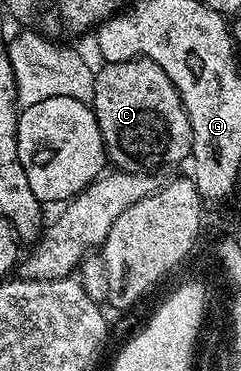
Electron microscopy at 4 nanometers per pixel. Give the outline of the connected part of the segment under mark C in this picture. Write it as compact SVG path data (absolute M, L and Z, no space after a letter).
M141 55L127 56L124 61L107 61L95 72L95 95L92 108L109 164L123 173L161 170L161 165L174 165L190 157L190 124L184 103L168 75L152 59Z

